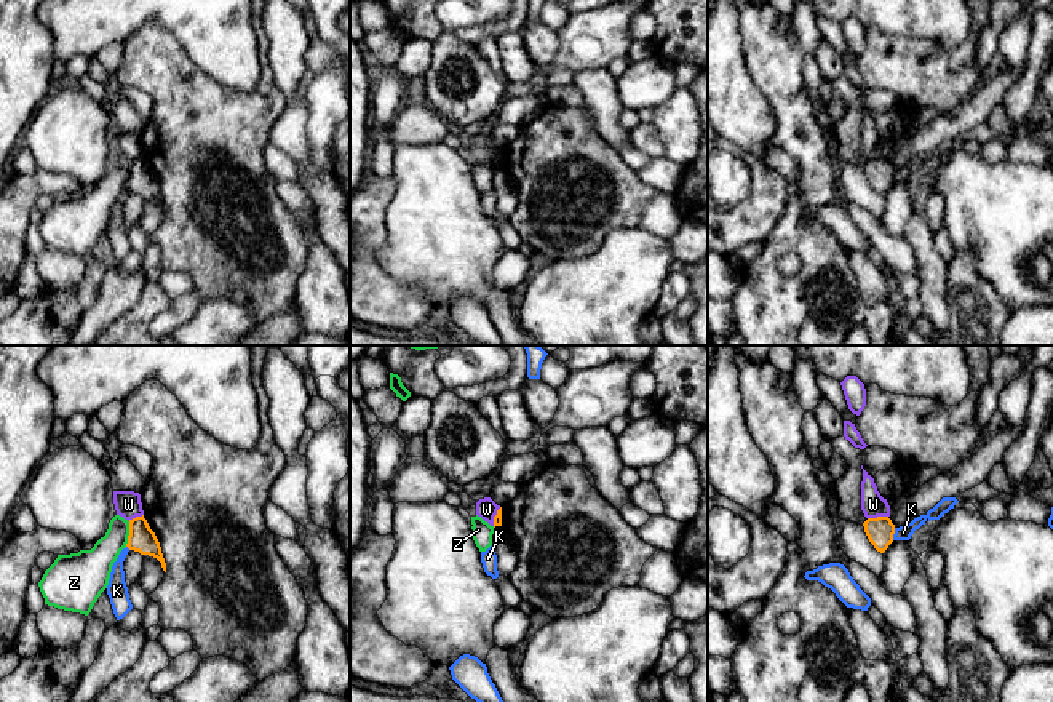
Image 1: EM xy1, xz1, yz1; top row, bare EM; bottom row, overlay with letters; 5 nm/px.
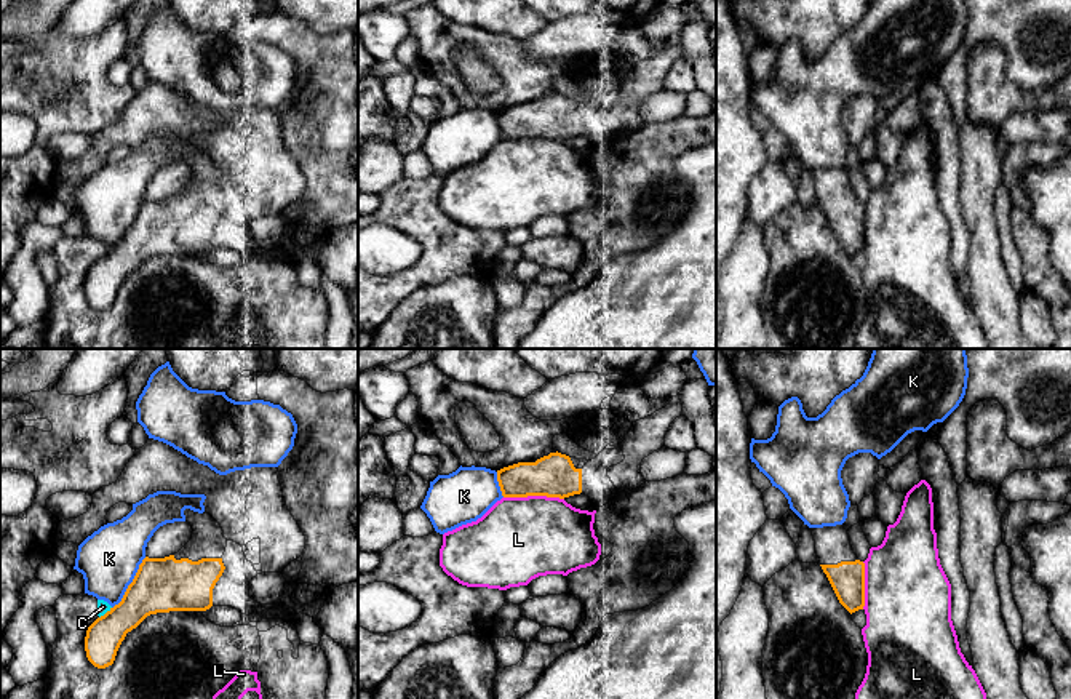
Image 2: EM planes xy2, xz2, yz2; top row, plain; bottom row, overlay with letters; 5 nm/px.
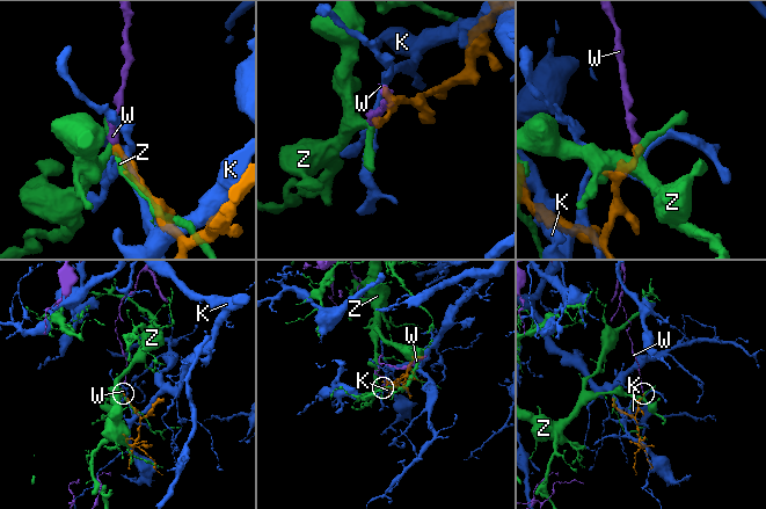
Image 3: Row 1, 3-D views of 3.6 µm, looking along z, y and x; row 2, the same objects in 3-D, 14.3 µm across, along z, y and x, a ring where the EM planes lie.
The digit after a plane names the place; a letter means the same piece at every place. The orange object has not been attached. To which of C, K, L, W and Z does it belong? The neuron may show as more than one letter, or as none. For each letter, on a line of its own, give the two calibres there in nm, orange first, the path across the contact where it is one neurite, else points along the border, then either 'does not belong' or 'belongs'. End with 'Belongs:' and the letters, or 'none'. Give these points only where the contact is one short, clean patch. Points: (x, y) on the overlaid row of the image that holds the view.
C: 220/60 nm | along xy2 (111, 607), (99, 618) | does not belong
K: 280/300 nm | does not belong
L: 220/420 nm | does not belong
W: 140/120 nm | along yz1 (887, 515), (868, 518) | does not belong
Z: 140/180 nm | along xy1 (130, 522), (130, 534), (125, 546) | does not belong
Belongs: none

